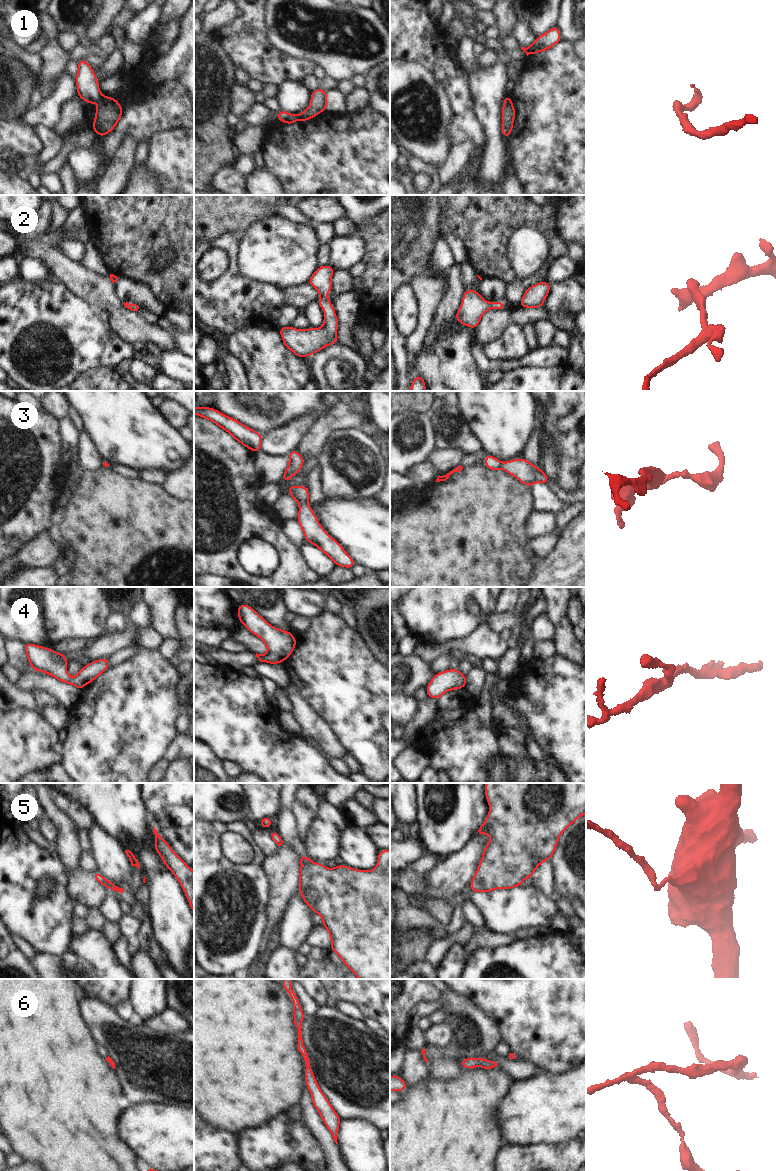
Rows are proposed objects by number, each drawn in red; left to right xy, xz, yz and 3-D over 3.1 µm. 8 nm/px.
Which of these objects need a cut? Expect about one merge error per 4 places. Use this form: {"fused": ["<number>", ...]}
{"fused": ["1", "5"]}

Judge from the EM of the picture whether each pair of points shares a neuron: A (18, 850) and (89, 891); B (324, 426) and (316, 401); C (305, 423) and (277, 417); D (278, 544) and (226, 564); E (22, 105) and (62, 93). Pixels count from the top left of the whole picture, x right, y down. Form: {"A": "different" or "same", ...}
{"A": "different", "B": "different", "C": "different", "D": "same", "E": "different"}

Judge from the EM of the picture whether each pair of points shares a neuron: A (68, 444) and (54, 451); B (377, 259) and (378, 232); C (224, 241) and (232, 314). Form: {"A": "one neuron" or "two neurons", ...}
{"A": "two neurons", "B": "one neuron", "C": "one neuron"}

